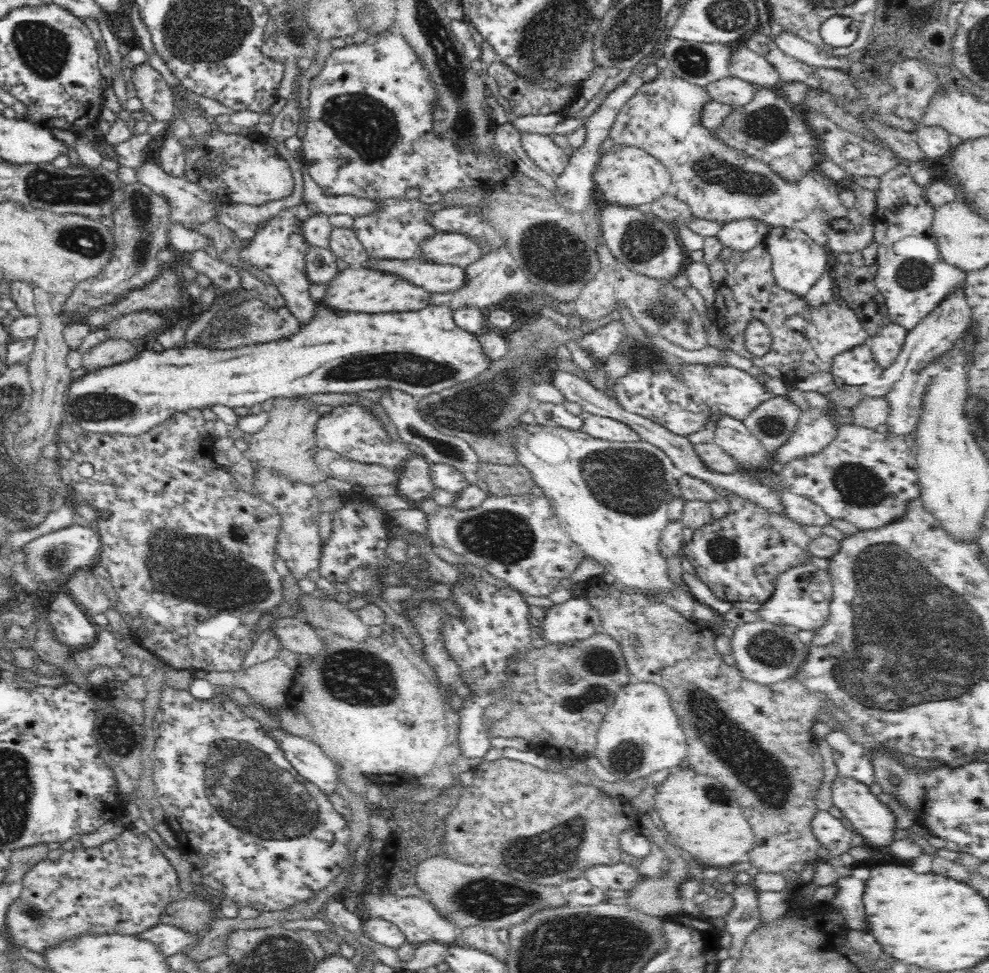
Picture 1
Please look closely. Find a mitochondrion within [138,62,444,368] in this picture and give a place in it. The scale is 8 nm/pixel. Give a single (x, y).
(371, 128)

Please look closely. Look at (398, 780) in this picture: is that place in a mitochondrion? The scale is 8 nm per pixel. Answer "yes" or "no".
no

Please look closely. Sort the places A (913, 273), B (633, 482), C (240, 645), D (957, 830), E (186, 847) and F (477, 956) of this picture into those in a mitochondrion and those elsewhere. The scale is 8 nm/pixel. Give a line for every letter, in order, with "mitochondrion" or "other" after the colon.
A: mitochondrion
B: mitochondrion
C: other
D: other
E: other
F: other

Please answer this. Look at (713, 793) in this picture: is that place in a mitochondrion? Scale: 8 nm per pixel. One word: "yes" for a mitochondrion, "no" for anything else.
yes

